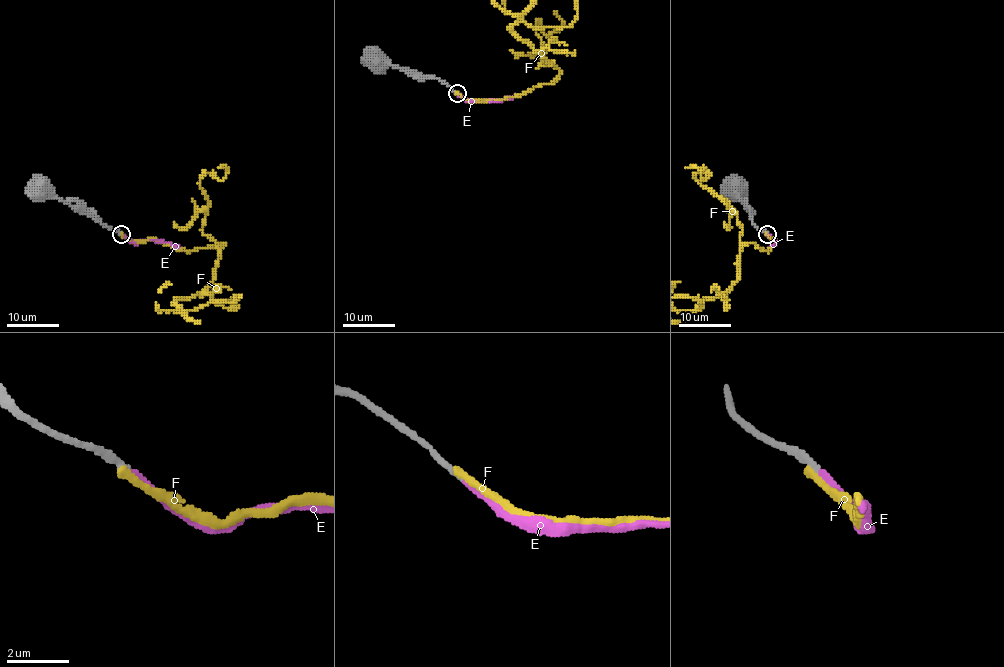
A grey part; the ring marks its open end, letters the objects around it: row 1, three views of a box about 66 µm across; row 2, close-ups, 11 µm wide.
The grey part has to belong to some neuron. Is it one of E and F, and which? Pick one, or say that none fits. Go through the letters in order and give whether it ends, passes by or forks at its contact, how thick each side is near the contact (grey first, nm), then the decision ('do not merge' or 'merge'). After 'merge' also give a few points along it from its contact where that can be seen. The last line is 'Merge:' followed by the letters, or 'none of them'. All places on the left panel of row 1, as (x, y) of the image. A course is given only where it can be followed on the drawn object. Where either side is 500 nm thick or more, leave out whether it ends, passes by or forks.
E: it ends there; 240 nm thick on the grey side, 240 nm on the other; merge; it runs (121, 234), (133, 242), (160, 240), (181, 247)
F: it ends there; 240 nm thick on the grey side, 240 nm on the other; do not merge
Merge: E

